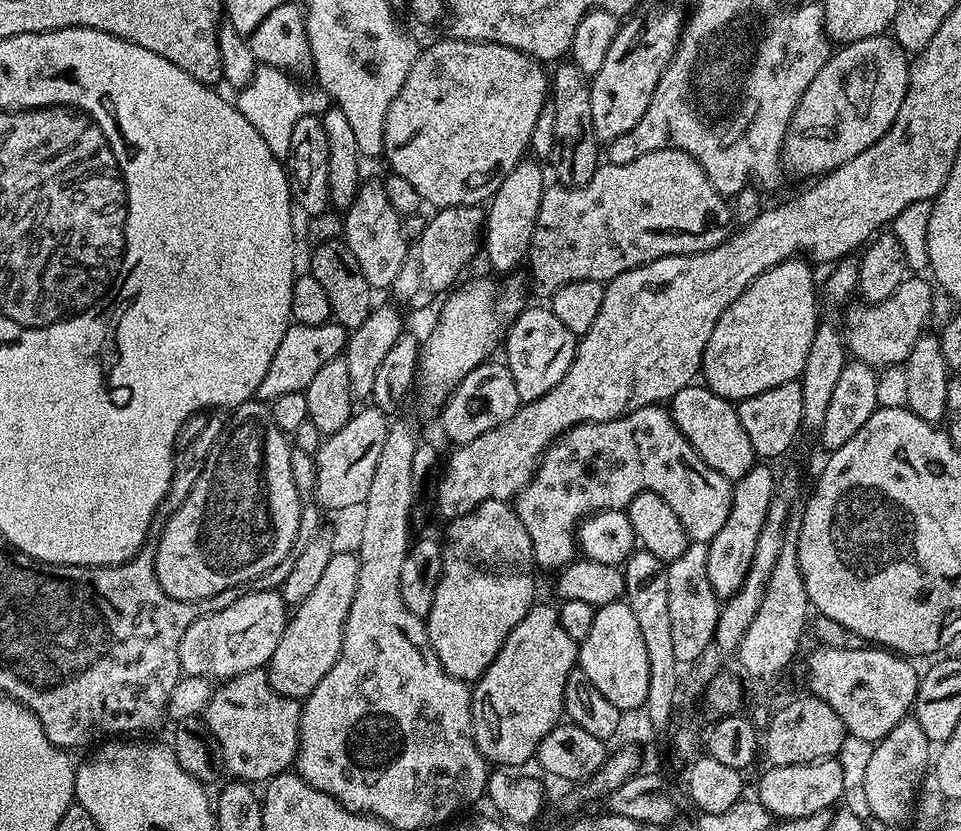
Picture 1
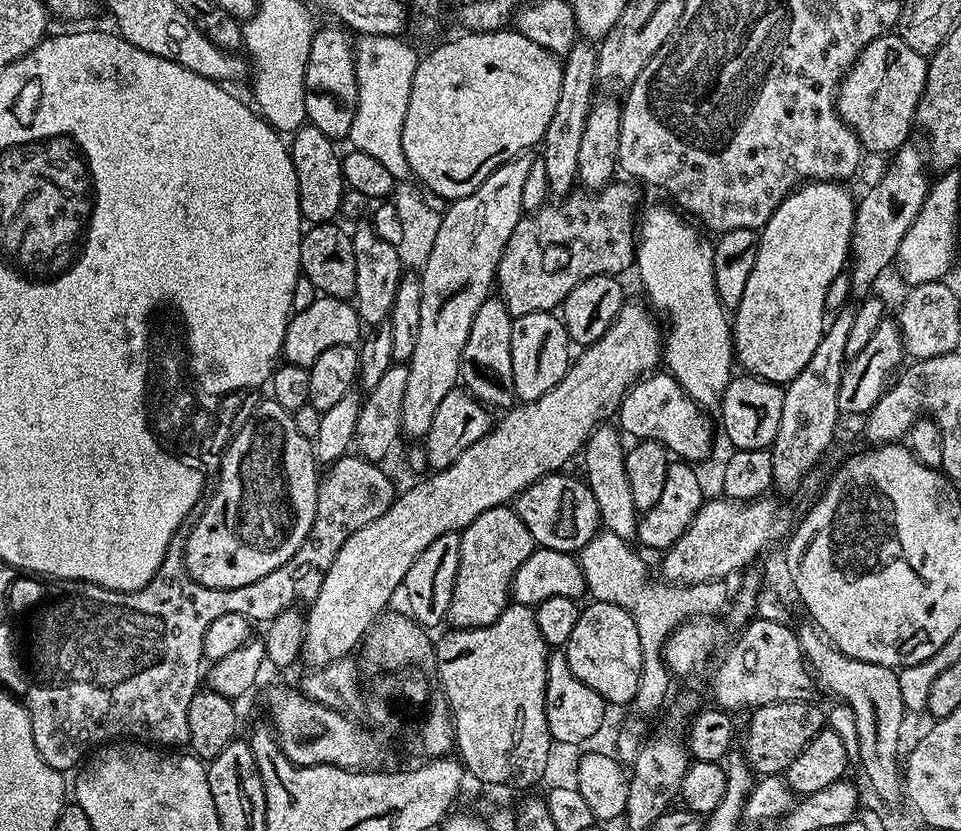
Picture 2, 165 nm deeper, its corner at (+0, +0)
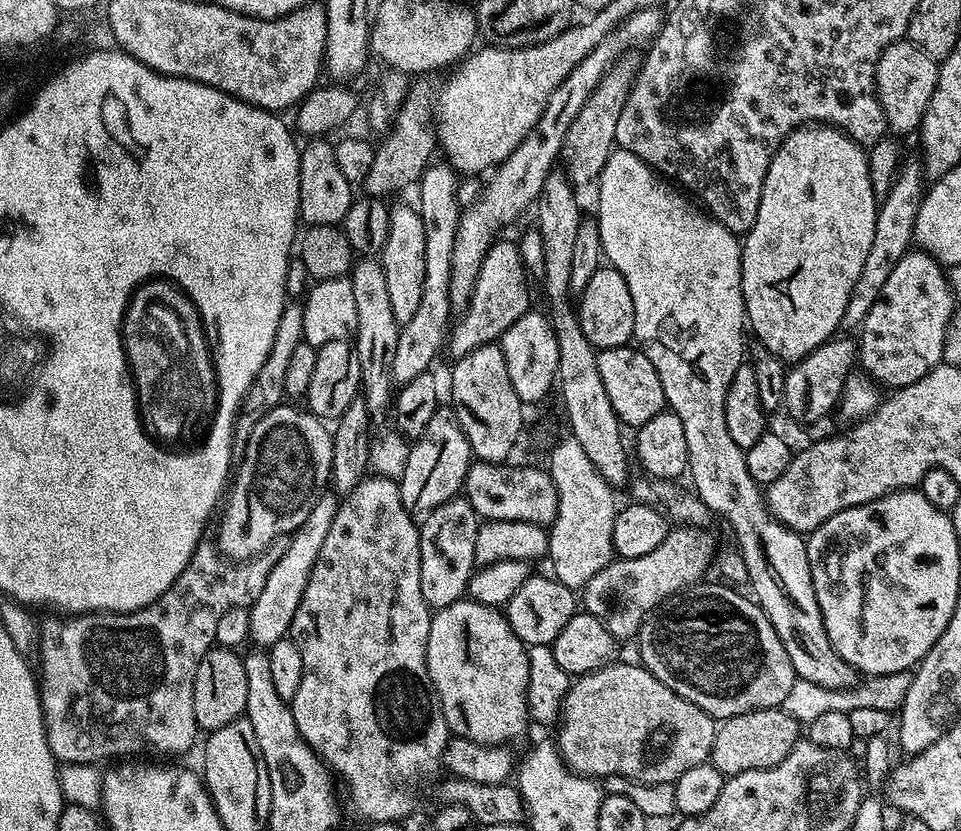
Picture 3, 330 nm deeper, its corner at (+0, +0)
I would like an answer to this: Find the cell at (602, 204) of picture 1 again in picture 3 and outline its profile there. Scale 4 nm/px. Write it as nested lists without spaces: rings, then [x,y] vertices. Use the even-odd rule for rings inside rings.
[[[497,239],[493,242],[488,248],[486,258],[482,258],[482,266],[478,270],[478,278],[474,282],[472,297],[467,308],[463,309],[464,320],[458,321],[457,324],[455,321],[447,333],[446,352],[449,352],[452,358],[459,358],[470,354],[470,350],[478,350],[478,346],[497,343],[504,332],[510,330],[510,326],[514,326],[514,322],[518,322],[518,318],[522,318],[522,314],[530,311],[528,283],[530,283],[530,277],[524,269],[519,247],[513,241],[511,244],[508,240]]]

